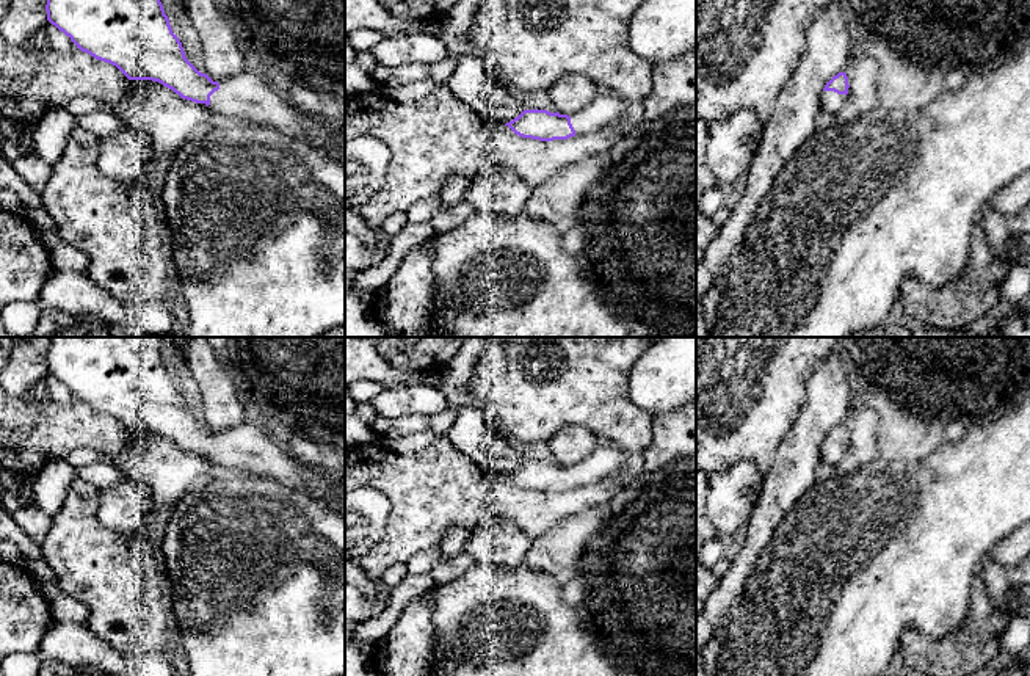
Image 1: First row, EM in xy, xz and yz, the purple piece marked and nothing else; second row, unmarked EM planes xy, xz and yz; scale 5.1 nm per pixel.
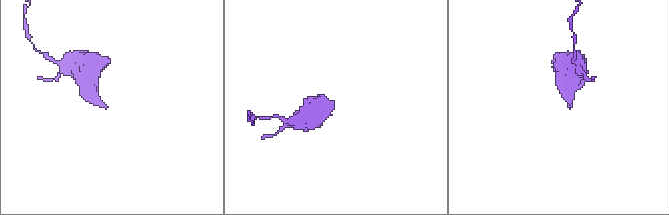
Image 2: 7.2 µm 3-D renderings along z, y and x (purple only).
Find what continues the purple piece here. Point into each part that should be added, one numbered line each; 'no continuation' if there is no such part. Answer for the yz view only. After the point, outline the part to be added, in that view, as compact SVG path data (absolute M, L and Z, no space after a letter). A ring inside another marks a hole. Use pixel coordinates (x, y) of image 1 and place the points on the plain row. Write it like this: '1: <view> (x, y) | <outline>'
1: yz (831, 454) | M823 442L821 444L821 464L823 469L828 469L831 466L837 466L842 455L845 453L845 445L837 445L834 442Z

